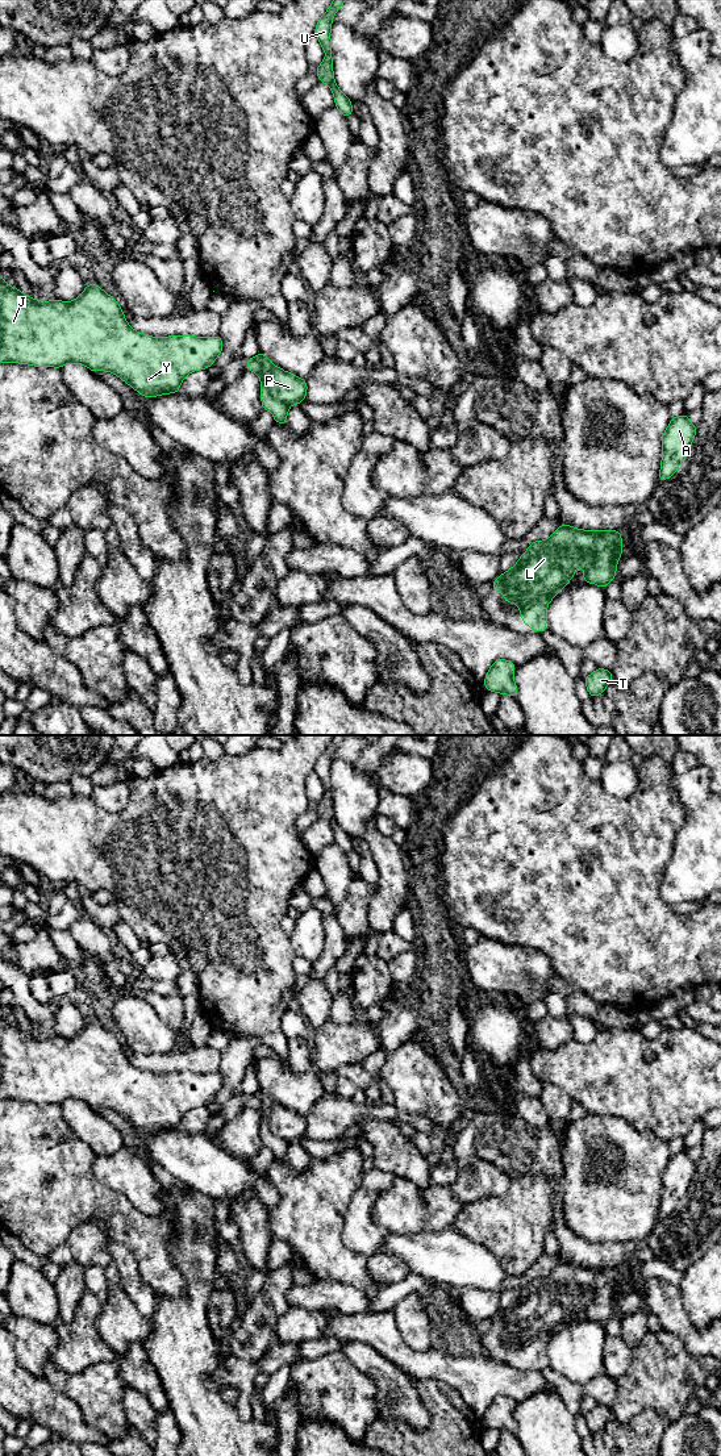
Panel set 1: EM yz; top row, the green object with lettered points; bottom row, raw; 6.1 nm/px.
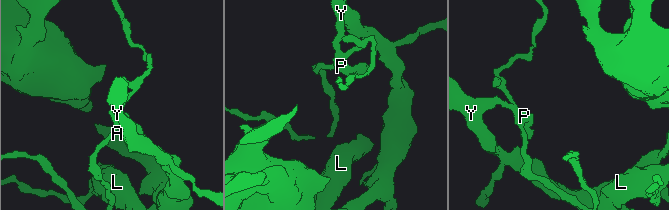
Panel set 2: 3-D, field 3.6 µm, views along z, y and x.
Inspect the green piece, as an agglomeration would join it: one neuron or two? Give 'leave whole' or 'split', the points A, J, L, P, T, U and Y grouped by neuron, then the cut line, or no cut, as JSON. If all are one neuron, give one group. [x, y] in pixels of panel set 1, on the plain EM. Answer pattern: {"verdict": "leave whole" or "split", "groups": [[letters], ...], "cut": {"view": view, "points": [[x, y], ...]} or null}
{"verdict": "split", "groups": [["A", "J", "P", "T", "Y"], ["L", "U"]], "cut": {"view": "yz", "points": [[273, 1101], [269, 1109], [269, 1127], [288, 1143]]}}

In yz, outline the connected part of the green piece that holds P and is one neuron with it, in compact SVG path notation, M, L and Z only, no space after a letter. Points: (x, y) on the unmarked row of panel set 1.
M272 1102L268 1111L268 1125L272 1134L291 1143L304 1138L308 1122L307 1117Z

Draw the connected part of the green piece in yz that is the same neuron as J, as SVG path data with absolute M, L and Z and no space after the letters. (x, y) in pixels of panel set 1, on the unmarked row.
M0 1013L0 1100L13 1098L62 1105L67 1100L87 1102L92 1109L108 1107L117 1111L139 1131L147 1135L179 1128L183 1115L197 1106L207 1106L222 1090L222 1076L216 1073L170 1072L154 1075L130 1064L118 1039L96 1021L86 1022L84 1029L71 1039L33 1036Z

